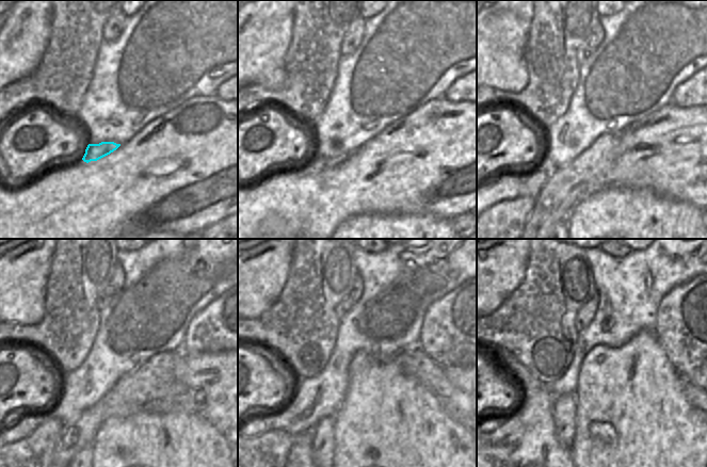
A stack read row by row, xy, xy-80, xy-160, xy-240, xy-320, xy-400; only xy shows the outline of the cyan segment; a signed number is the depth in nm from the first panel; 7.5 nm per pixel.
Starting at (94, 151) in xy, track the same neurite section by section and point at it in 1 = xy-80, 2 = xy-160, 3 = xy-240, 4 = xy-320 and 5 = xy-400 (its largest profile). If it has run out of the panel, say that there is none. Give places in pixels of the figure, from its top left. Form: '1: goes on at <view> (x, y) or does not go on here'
1: goes on at xy-80 (318, 164)
2: goes on at xy-160 (509, 216)
3: goes on at xy-240 (32, 455)
4: goes on at xy-320 (264, 455)
5: goes on at xy-400 (498, 455)

